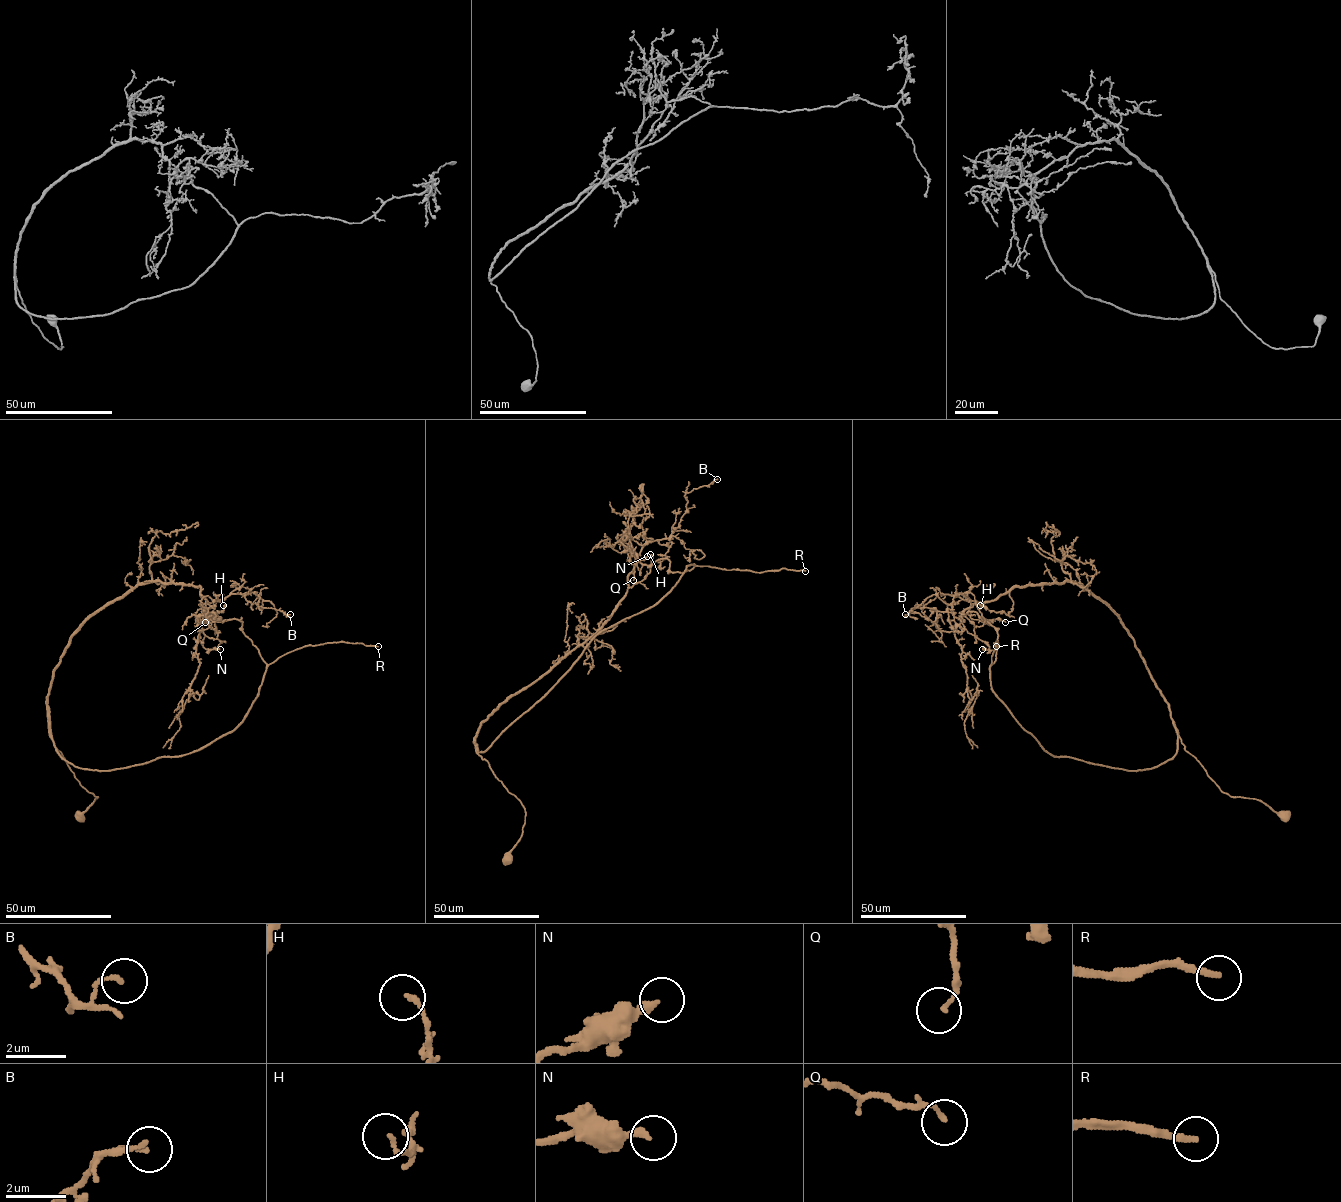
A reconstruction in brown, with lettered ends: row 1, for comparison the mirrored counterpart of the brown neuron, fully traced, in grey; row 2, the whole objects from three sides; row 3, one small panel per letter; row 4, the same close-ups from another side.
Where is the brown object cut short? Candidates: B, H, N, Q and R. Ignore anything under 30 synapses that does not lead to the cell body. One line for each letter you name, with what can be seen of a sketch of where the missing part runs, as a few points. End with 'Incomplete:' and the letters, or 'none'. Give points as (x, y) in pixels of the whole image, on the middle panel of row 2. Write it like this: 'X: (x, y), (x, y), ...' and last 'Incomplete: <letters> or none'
Incomplete: R

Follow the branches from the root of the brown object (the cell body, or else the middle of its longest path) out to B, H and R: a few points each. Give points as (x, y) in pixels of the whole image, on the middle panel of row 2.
B: (507, 859), (525, 808), (476, 752), (479, 725), (600, 628), (641, 548), (679, 525), (687, 492), (717, 479)
H: (507, 859), (521, 836), (525, 808), (476, 752), (478, 728), (600, 628), (627, 583), (649, 572), (650, 554)
R: (507, 859), (521, 836), (525, 808), (477, 752), (529, 710), (593, 638), (654, 606), (690, 564), (805, 571)

